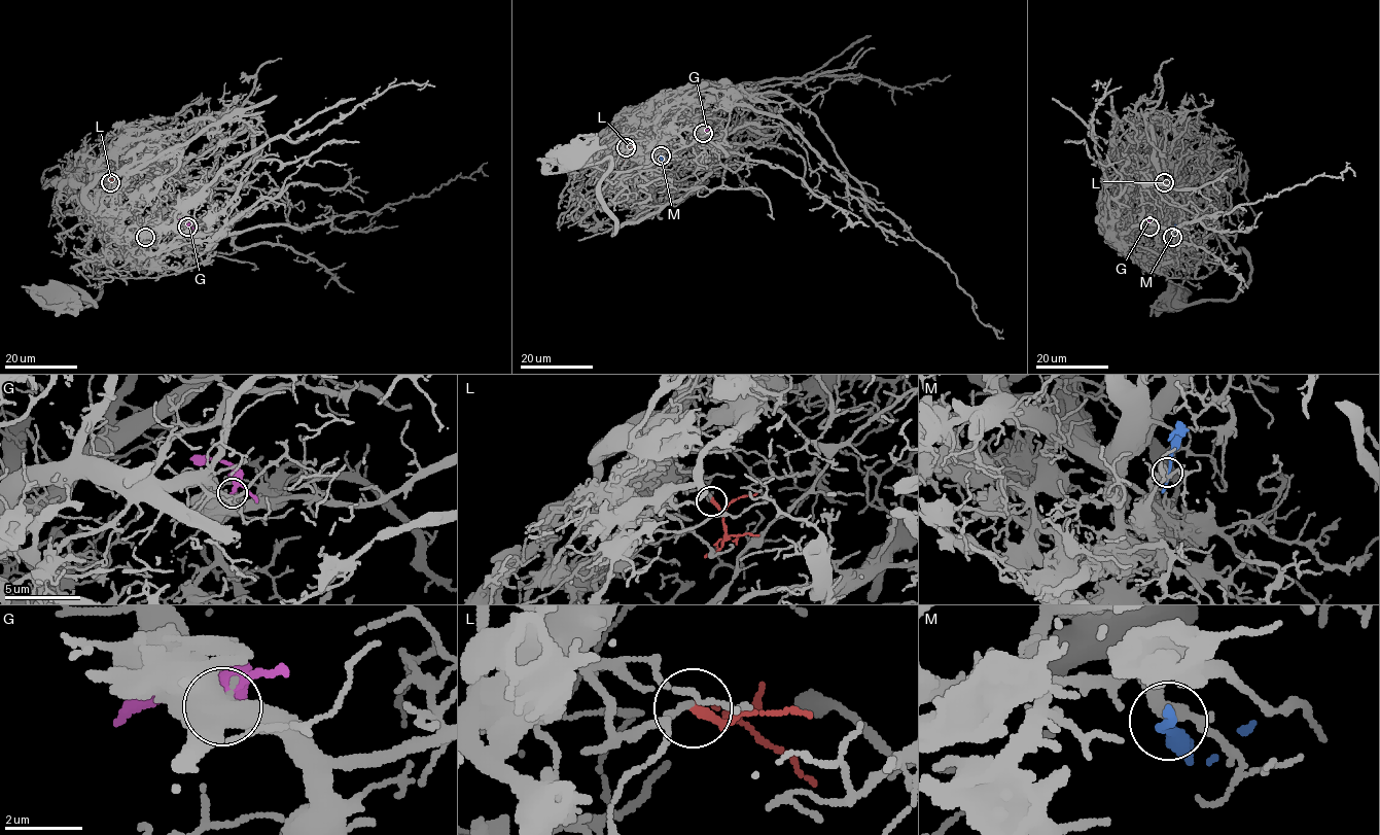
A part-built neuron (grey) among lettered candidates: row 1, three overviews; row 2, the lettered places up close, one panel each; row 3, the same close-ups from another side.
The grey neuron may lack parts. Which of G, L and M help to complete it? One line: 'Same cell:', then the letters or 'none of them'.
Same cell: L

